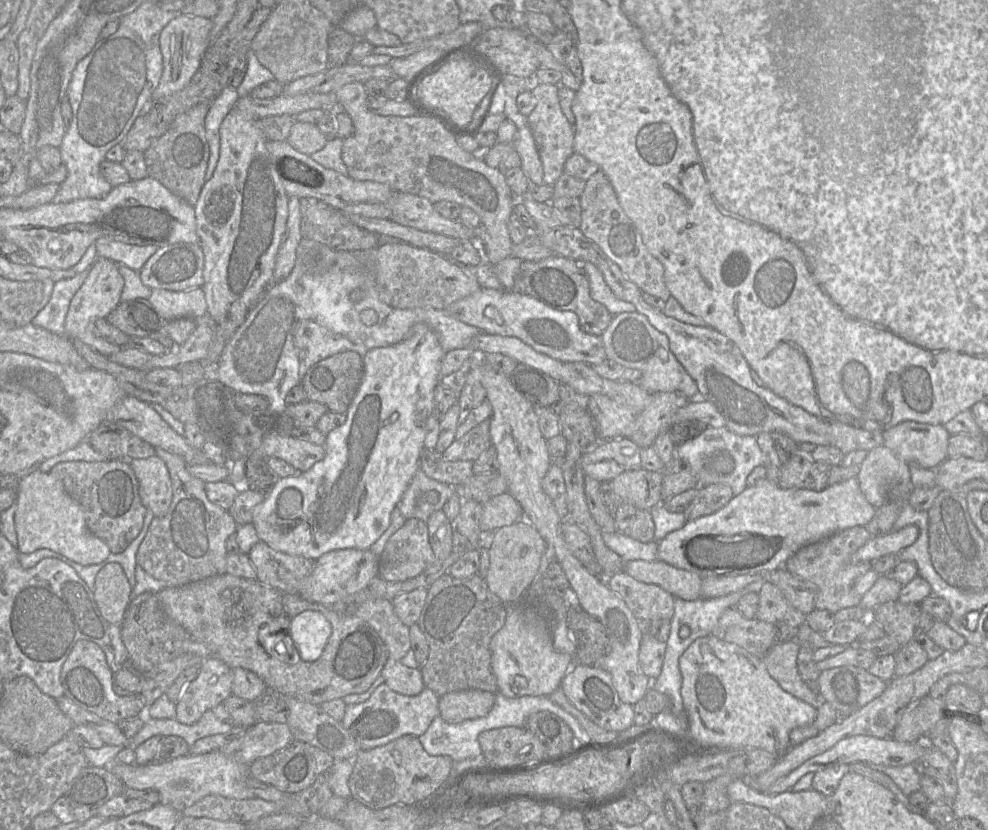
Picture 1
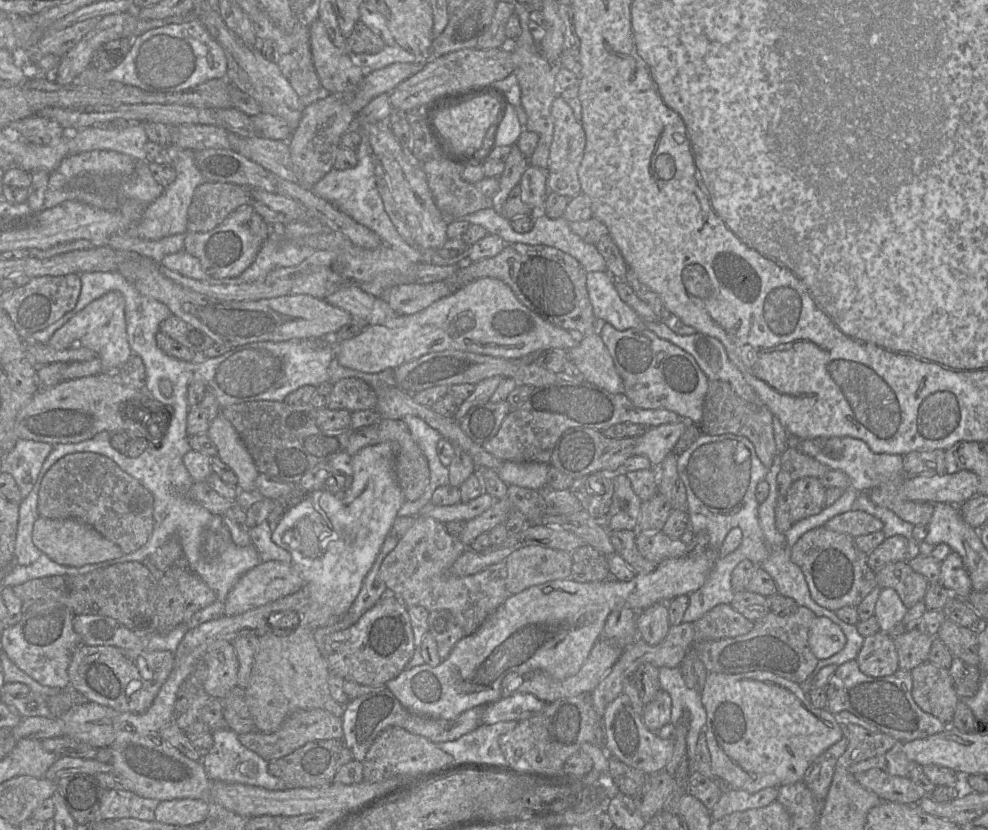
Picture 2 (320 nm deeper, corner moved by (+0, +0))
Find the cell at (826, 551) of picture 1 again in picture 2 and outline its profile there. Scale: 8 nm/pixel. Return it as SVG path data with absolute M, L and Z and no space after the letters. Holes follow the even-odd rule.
M825 526L807 531L791 548L791 560L803 571L813 600L834 612L845 606L856 607L877 587L876 575L868 566L867 557L868 554L858 549L852 536L829 530Z

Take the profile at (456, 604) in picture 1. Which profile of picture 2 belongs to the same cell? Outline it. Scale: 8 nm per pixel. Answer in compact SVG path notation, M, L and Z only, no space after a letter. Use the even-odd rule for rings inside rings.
M448 610L429 612L428 632L436 641L441 660L446 659L455 644L464 637L462 628Z

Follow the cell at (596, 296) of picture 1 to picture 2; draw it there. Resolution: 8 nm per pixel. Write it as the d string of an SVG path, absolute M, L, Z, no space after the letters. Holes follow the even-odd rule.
M608 271L587 272L586 287L596 319L604 320L618 331L643 325L641 317L621 300Z

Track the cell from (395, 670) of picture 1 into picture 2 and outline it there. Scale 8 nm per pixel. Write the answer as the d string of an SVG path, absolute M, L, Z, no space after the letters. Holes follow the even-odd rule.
M732 528L718 550L709 548L696 557L685 555L666 559L658 563L653 572L636 574L629 582L610 578L605 581L578 583L564 579L532 586L510 595L474 633L462 637L438 666L432 667L425 663L404 669L397 677L386 682L385 686L408 711L419 716L452 721L468 709L502 699L501 682L509 673L543 671L557 680L567 679L577 674L587 660L591 649L602 637L607 617L612 611L629 608L641 612L655 604L668 603L680 595L691 594L705 583L716 559L735 551L741 542L741 529Z

